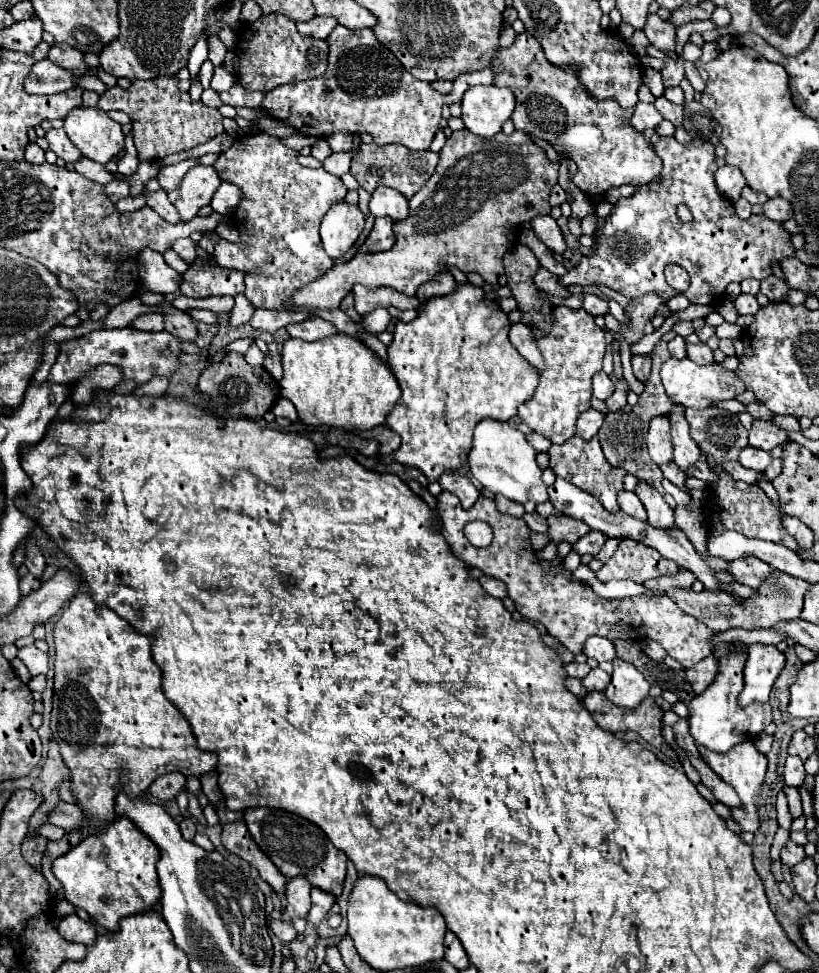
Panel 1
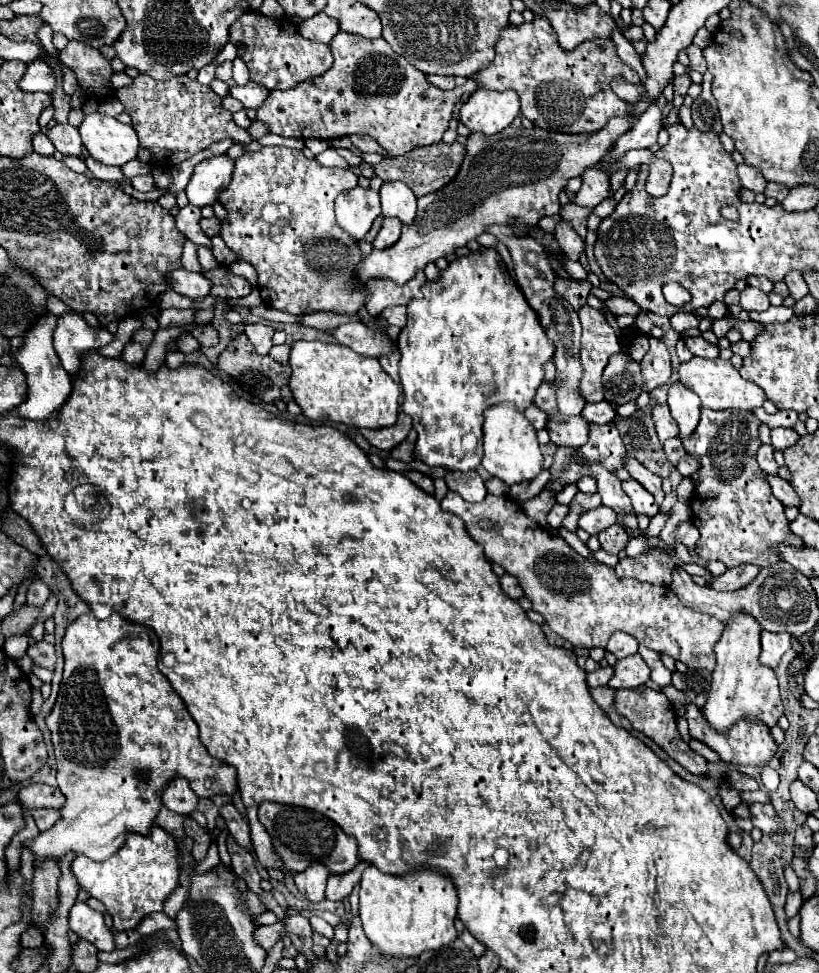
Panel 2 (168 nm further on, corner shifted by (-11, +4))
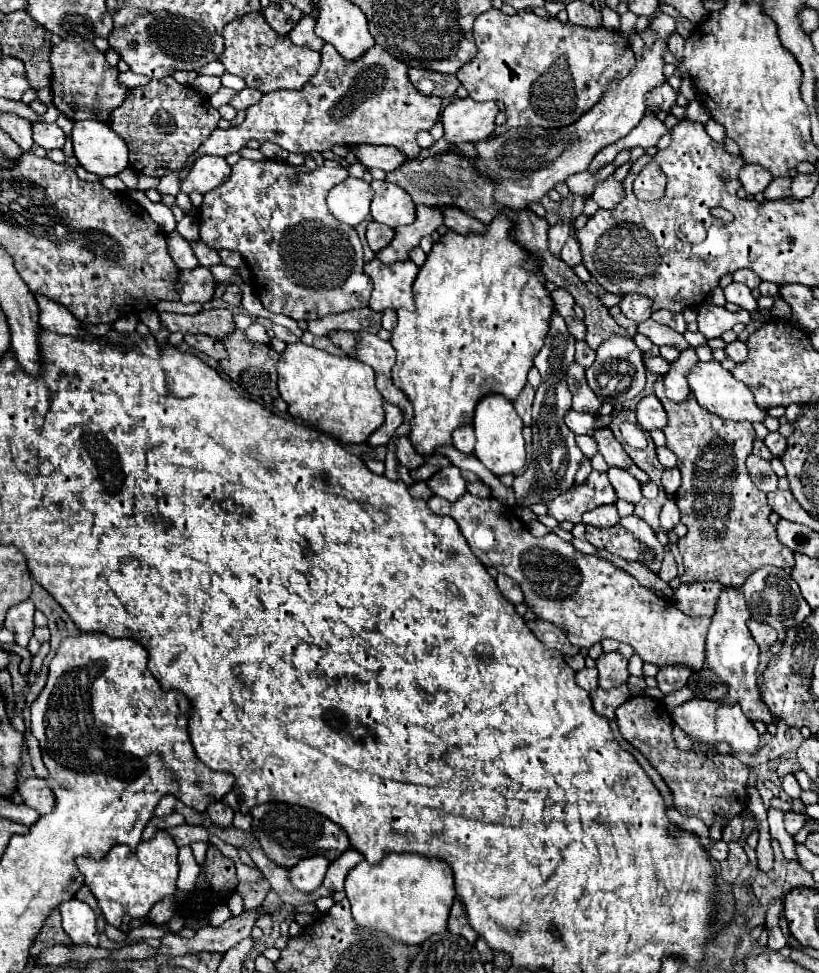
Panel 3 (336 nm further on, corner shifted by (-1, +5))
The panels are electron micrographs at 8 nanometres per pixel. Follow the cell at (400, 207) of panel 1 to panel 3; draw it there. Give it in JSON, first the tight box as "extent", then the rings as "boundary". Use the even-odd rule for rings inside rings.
{"extent":[371,181,415,229],"boundary":[[[373,181],[371,187],[375,191],[371,201],[371,215],[377,223],[385,223],[395,229],[415,221],[415,203],[407,191],[389,181]]]}

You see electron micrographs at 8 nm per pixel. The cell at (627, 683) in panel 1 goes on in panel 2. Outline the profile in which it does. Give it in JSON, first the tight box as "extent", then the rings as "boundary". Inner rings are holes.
{"extent":[609,654,649,688],"boundary":[[[631,654],[623,660],[617,660],[613,666],[615,674],[609,680],[611,688],[637,688],[649,680],[649,666],[639,654]]]}

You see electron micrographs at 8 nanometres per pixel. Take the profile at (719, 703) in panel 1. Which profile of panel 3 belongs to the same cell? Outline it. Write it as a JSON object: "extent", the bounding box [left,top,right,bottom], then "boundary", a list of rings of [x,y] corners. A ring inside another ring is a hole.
{"extent":[705,587,773,723],"boundary":[[[725,587],[721,593],[721,599],[717,601],[715,615],[711,617],[711,625],[709,625],[709,633],[707,633],[705,659],[707,659],[709,669],[727,687],[727,695],[717,699],[719,705],[741,705],[747,719],[771,723],[773,715],[769,713],[767,705],[761,701],[761,691],[757,687],[759,647],[747,629],[749,619],[751,619],[751,613],[745,605],[743,595],[733,587]]]}

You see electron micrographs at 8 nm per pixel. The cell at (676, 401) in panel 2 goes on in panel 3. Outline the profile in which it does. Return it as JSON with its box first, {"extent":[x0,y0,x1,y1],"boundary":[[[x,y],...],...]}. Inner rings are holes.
{"extent":[663,349,697,403],"boundary":[[[685,349],[677,361],[671,363],[669,373],[663,377],[663,385],[665,385],[665,397],[673,403],[681,403],[685,401],[685,397],[689,397],[689,385],[687,385],[687,371],[697,363],[697,355],[695,349]]]}

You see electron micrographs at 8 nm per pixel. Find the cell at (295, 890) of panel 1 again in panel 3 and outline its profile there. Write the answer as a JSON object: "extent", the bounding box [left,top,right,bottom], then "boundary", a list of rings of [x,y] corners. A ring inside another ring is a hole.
{"extent":[289,857,329,893],"boundary":[[[309,857],[305,861],[299,861],[289,871],[293,887],[305,893],[313,893],[317,887],[321,887],[327,867],[329,867],[329,861],[325,857]]]}

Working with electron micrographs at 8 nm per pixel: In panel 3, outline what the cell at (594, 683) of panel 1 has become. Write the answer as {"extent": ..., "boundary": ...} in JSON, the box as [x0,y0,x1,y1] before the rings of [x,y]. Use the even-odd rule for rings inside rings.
{"extent":[577,669,597,691],"boundary":[[[581,669],[577,671],[577,685],[583,687],[585,691],[595,691],[597,689],[597,669]]]}

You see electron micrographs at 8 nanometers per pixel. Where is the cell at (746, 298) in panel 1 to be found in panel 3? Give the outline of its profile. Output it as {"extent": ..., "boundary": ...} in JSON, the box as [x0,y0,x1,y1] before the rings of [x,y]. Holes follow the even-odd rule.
{"extent":[725,283,757,311],"boundary":[[[731,283],[731,285],[727,285],[725,289],[725,299],[729,301],[729,303],[735,303],[735,305],[739,305],[741,309],[745,309],[745,311],[757,311],[757,301],[755,301],[755,297],[751,295],[751,289],[749,287],[745,287],[743,283]]]}

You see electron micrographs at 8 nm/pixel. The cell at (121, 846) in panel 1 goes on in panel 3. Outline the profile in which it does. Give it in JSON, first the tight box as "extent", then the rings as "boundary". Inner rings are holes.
{"extent":[75,831,179,929],"boundary":[[[159,831],[149,841],[141,841],[135,849],[129,845],[115,845],[101,861],[85,857],[77,857],[75,861],[85,877],[85,885],[95,895],[105,921],[117,929],[123,925],[125,915],[131,919],[145,919],[157,901],[175,893],[179,873],[177,845],[167,831]]]}

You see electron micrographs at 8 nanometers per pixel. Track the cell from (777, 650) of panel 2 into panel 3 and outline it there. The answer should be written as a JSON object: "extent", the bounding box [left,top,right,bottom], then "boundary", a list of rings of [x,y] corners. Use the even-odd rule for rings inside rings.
{"extent":[747,621,777,653],"boundary":[[[749,621],[747,623],[747,627],[749,627],[749,631],[751,631],[751,635],[753,635],[753,639],[757,641],[757,645],[759,645],[759,649],[765,653],[765,651],[769,651],[771,649],[771,645],[777,641],[777,633],[769,627],[769,625],[763,625],[763,623],[759,623],[759,621]]]}

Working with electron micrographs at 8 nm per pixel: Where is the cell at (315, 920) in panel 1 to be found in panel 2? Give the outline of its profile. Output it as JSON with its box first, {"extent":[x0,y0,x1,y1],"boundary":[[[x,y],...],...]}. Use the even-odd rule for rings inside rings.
{"extent":[327,860,367,902],"boundary":[[[361,860],[359,866],[355,866],[349,874],[333,874],[333,876],[329,876],[329,880],[327,880],[327,900],[335,900],[335,902],[345,900],[351,894],[353,886],[361,880],[361,872],[365,868],[367,868],[367,862]]]}

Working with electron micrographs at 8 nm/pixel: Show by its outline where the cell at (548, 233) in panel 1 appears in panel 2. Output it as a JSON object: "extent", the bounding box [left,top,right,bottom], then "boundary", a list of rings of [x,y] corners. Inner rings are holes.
{"extent":[553,220,583,260],"boundary":[[[561,220],[557,226],[555,226],[555,232],[553,232],[555,240],[559,242],[563,254],[569,258],[569,260],[579,260],[579,256],[583,254],[583,238],[569,226],[569,222]]]}

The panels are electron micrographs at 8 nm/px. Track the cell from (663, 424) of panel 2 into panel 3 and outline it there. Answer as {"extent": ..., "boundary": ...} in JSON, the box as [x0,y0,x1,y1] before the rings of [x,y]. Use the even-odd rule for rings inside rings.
{"extent":[637,395,667,431],"boundary":[[[647,395],[637,405],[637,421],[643,431],[663,429],[667,425],[667,413],[655,395]]]}

